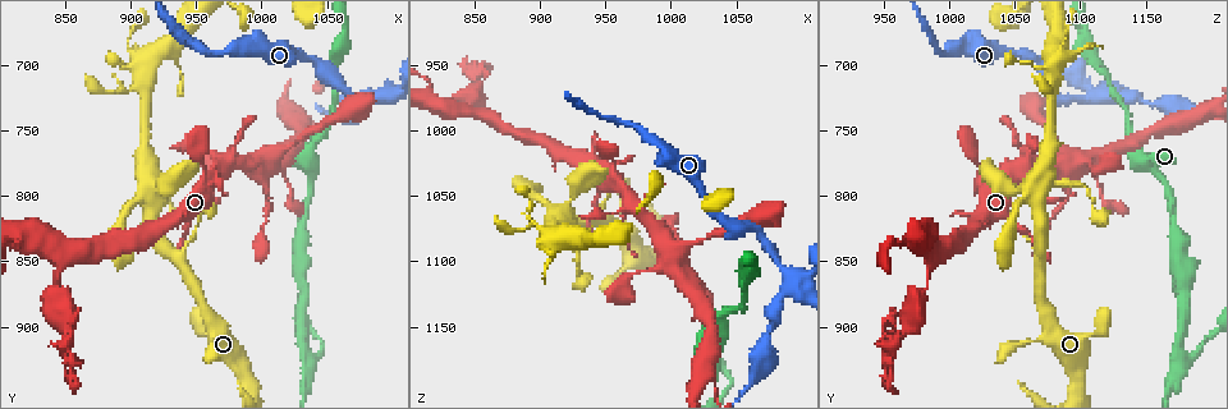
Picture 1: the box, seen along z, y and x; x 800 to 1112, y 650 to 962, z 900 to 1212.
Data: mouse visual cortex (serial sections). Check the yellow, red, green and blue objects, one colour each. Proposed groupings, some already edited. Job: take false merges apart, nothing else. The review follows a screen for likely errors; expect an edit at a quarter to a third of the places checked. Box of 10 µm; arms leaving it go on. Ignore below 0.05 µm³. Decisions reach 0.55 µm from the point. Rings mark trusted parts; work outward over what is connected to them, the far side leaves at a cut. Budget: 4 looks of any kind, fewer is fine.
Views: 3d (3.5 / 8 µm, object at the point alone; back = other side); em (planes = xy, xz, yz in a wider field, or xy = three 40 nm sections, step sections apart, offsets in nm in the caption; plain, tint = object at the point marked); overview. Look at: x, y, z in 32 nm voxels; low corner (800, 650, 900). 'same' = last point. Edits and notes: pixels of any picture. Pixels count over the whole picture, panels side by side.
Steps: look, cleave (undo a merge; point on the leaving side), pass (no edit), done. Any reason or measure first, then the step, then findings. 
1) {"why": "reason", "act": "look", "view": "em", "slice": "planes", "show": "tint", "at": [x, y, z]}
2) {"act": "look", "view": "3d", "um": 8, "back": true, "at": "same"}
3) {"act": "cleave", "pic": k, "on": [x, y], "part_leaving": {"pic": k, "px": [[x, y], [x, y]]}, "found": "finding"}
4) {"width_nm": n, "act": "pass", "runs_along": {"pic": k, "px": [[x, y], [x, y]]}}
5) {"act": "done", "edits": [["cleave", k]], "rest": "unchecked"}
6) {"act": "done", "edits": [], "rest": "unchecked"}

{"act": "look", "view": "3d", "um": 3.5, "back": true, "at": [1026, 742, 1180]}

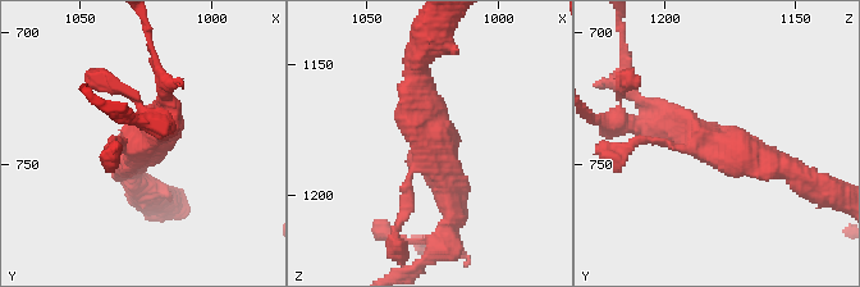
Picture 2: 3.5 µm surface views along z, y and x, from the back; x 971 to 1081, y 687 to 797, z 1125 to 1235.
{"arms": 3, "arm_widths_nm": [100, 300, 350], "act": "look", "view": "em", "slice": "xy", "step": 1, "show": "tint", "at": [1024, 743, 1180]}

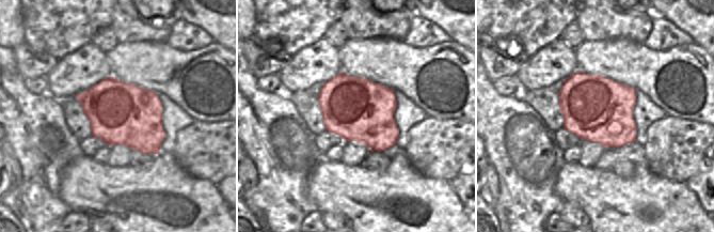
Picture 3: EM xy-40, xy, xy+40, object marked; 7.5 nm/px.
{"act": "pass", "runs_along": {"pic": 2, "px": [[790, 172], [718, 147], [649, 108]]}, "found": "one cell here"}

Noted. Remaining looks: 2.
{"why": "sudden change in width", "act": "look", "view": "3d", "um": 8, "at": [1094, 724, 1112]}

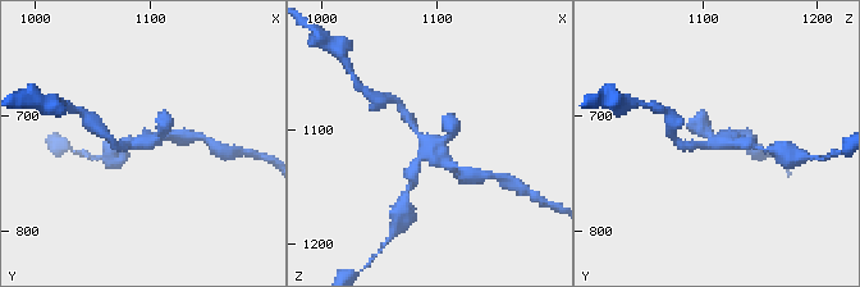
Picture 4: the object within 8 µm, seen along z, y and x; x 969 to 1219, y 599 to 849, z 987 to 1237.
{"arms": 4, "arm_widths_nm": [200, 200, 250, 300], "act": "look", "view": "em", "slice": "xy", "step": 5, "show": "tint", "at": "same"}

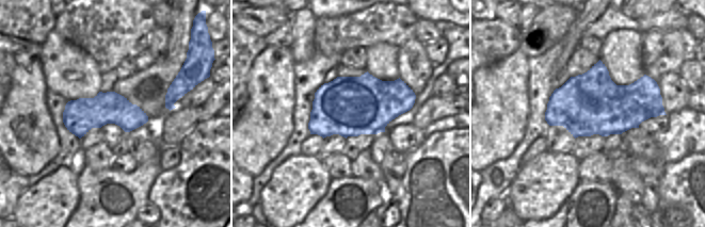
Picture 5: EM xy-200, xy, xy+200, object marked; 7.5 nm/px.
{"act": "pass", "runs_along": {"pic": 4, "px": [[406, 115], [429, 145], [414, 177]]}, "found": "one cell here"}

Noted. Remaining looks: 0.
{"act": "done", "edits": [], "rest": "unchecked"}

